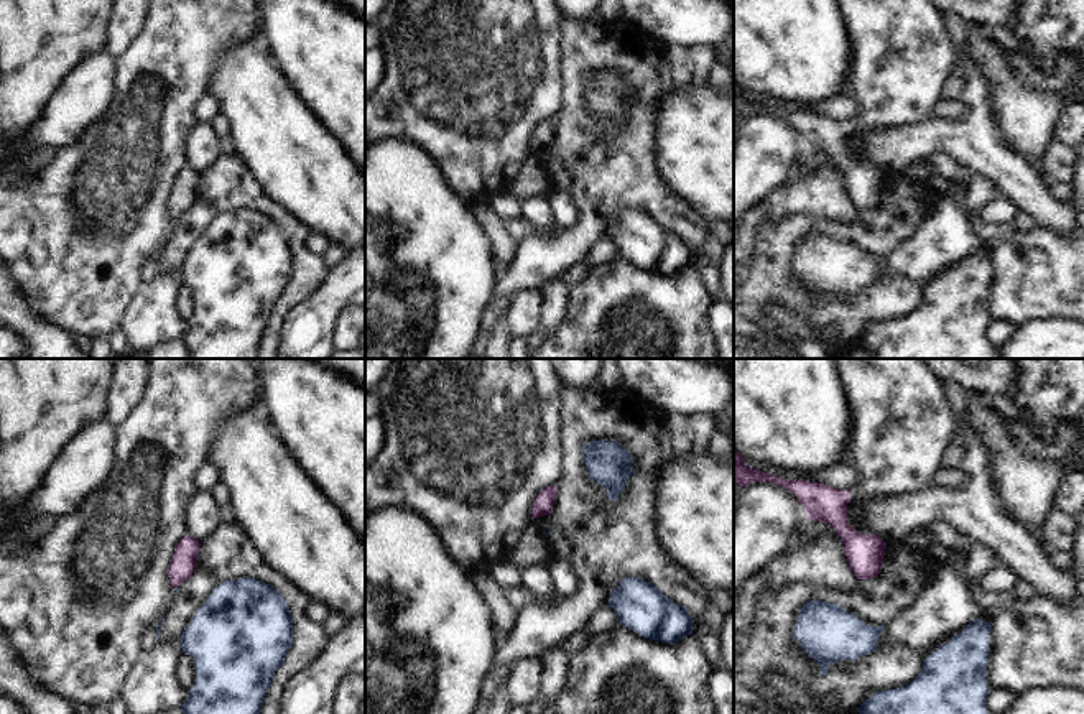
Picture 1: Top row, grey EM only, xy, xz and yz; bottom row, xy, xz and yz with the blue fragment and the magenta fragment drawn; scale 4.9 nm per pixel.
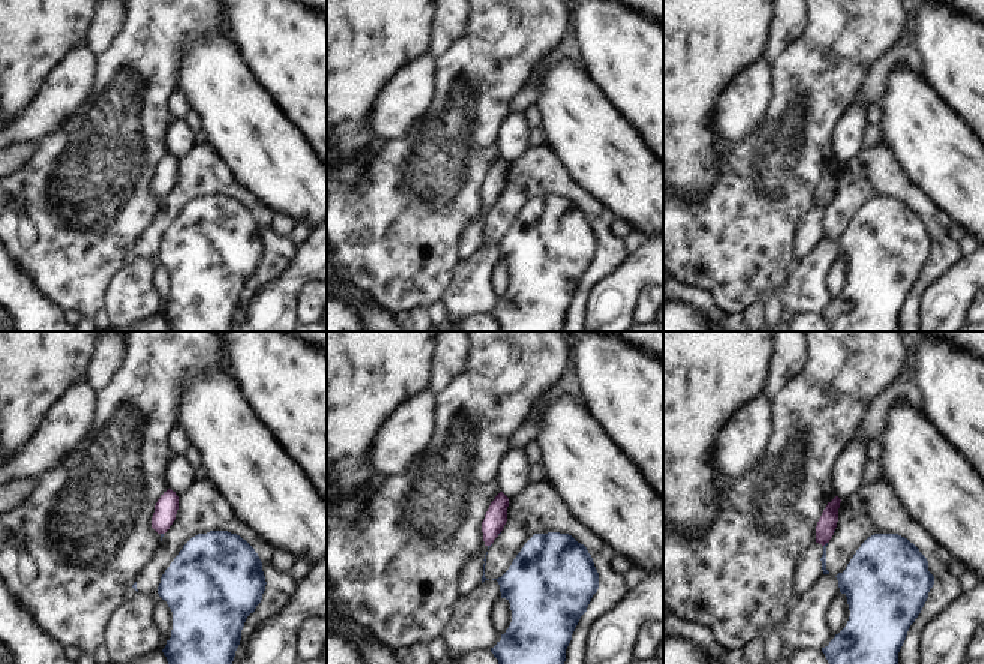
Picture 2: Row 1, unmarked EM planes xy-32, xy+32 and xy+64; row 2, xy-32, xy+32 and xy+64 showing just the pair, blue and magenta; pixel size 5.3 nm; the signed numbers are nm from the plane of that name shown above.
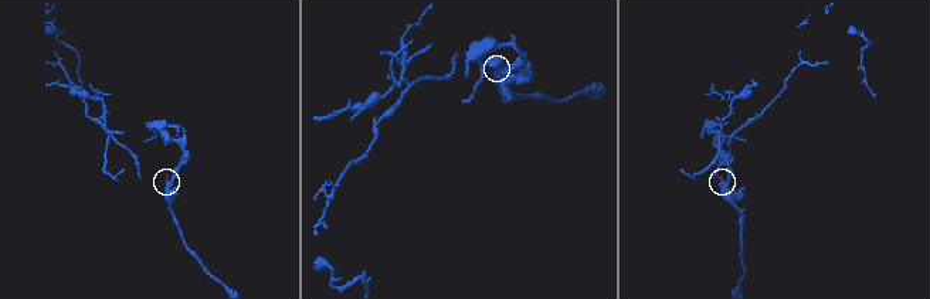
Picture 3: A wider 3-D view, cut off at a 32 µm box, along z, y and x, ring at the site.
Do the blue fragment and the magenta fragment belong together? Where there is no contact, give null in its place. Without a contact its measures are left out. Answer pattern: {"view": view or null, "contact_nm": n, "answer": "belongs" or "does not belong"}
{"view": null, "answer": "does not belong"}

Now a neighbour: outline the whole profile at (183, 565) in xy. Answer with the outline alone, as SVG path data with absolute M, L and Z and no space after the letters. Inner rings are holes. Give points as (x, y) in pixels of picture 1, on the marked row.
M186 535L176 546L173 561L169 564L168 574L173 587L179 587L186 579L189 579L197 568L197 556L201 551L201 541L191 535Z

